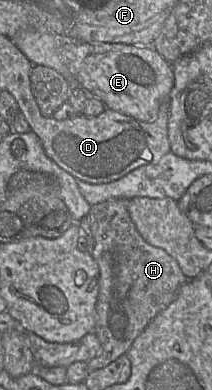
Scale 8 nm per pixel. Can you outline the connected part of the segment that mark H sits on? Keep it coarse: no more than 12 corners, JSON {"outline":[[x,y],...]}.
{"outline":[[130,199],[87,214],[100,269],[88,373],[127,354],[188,281]]}

